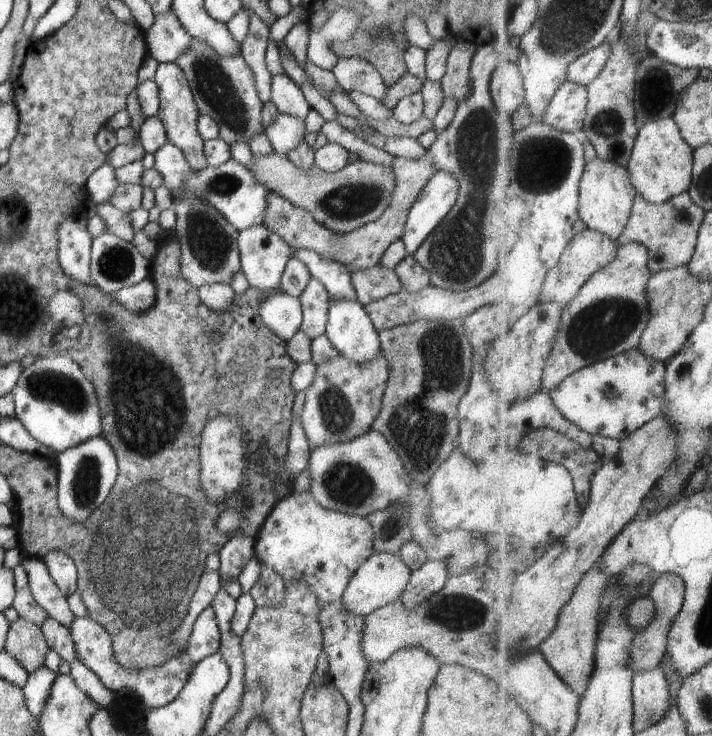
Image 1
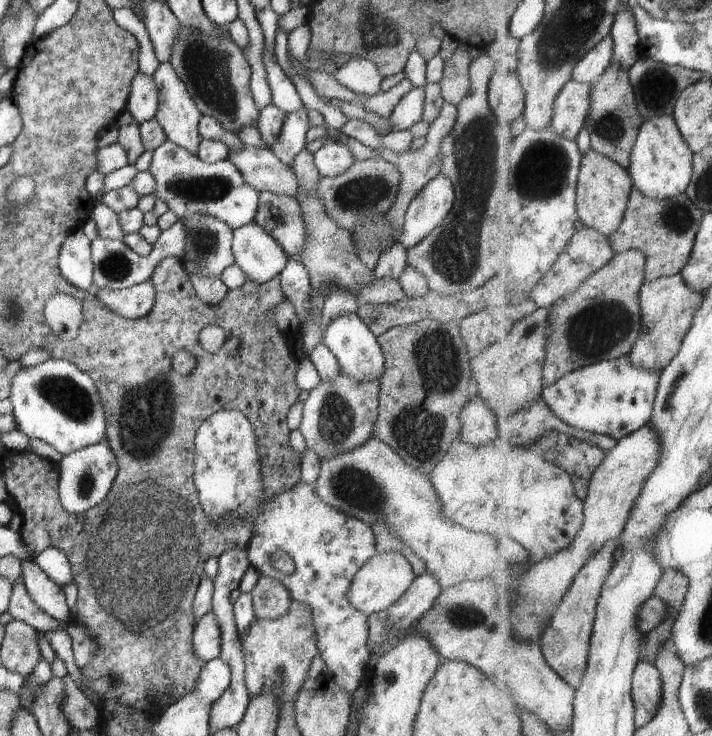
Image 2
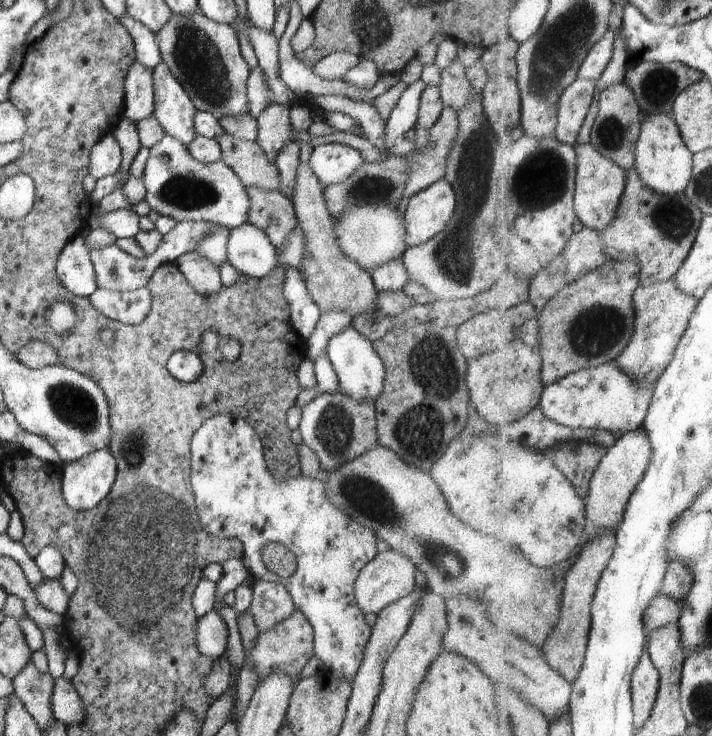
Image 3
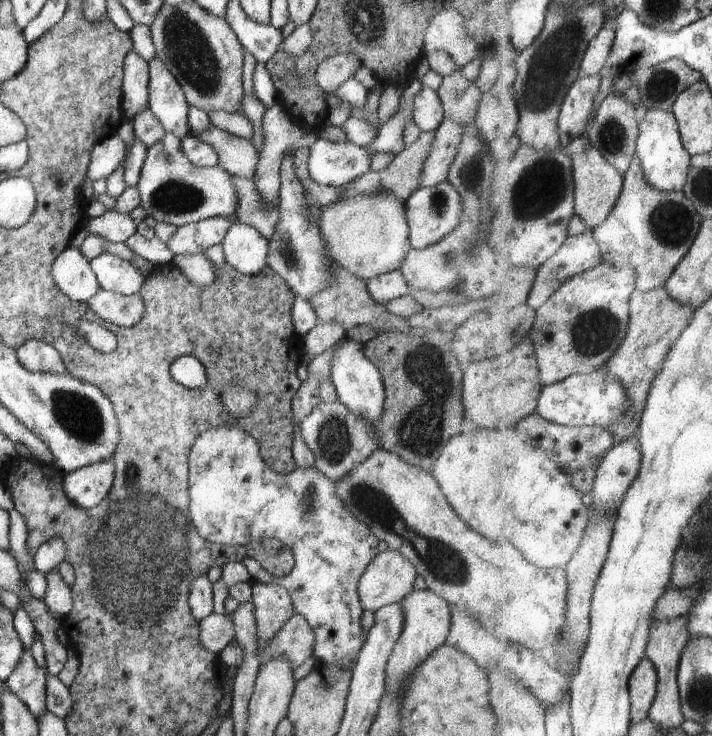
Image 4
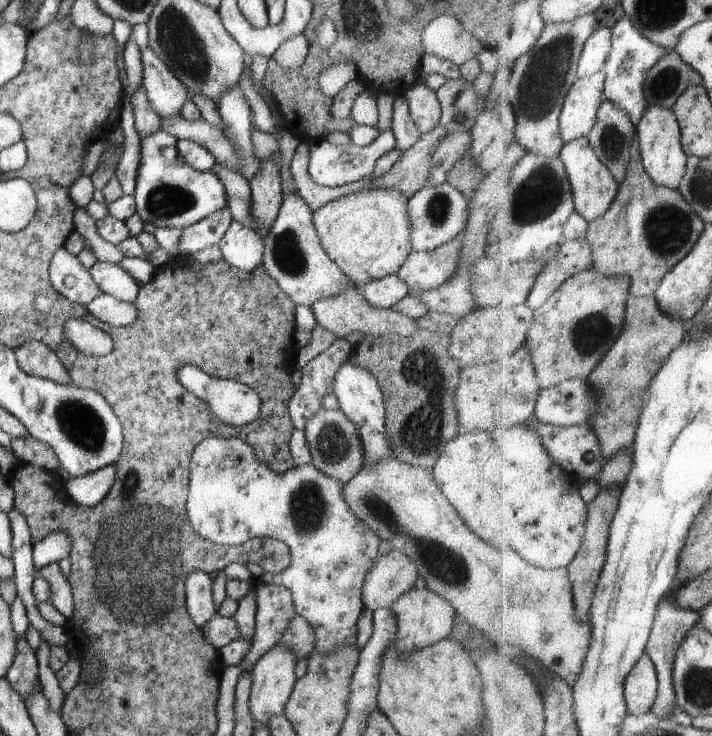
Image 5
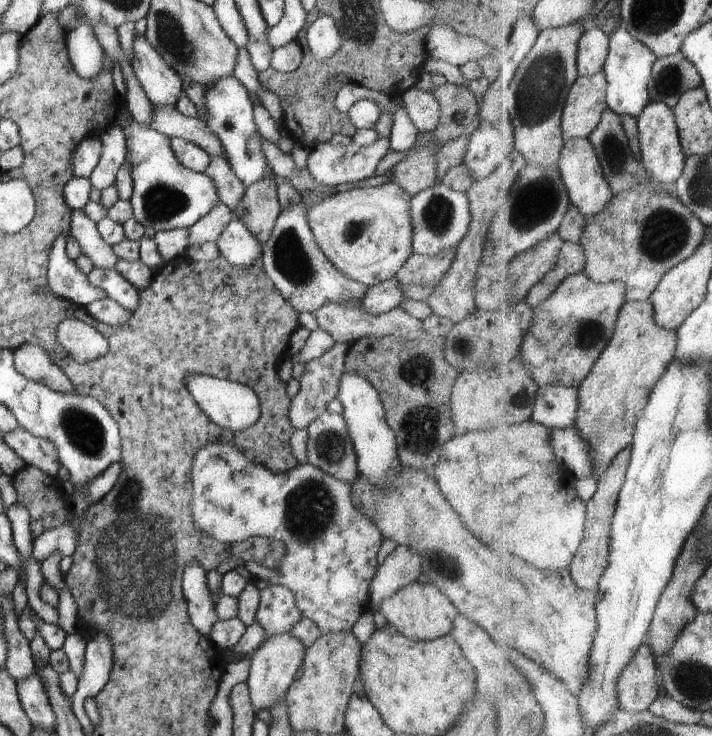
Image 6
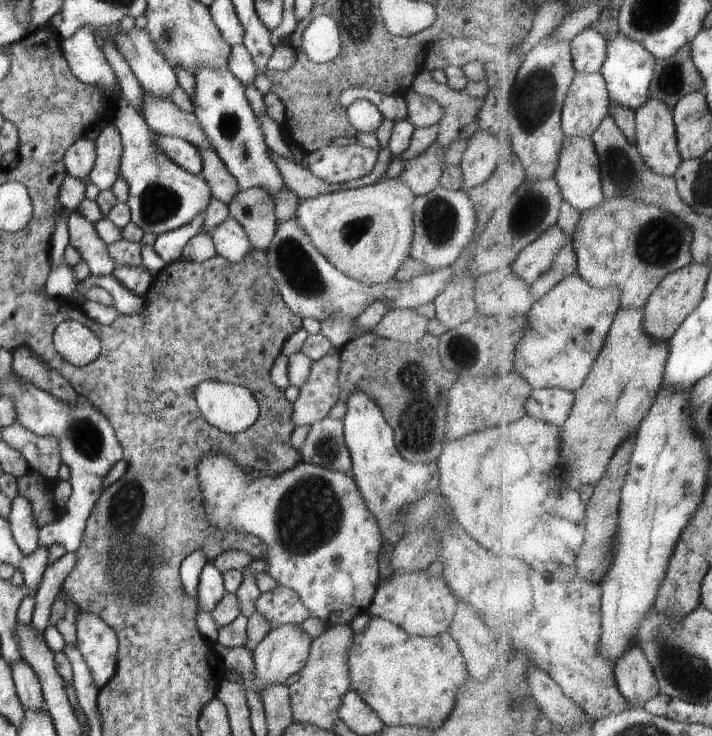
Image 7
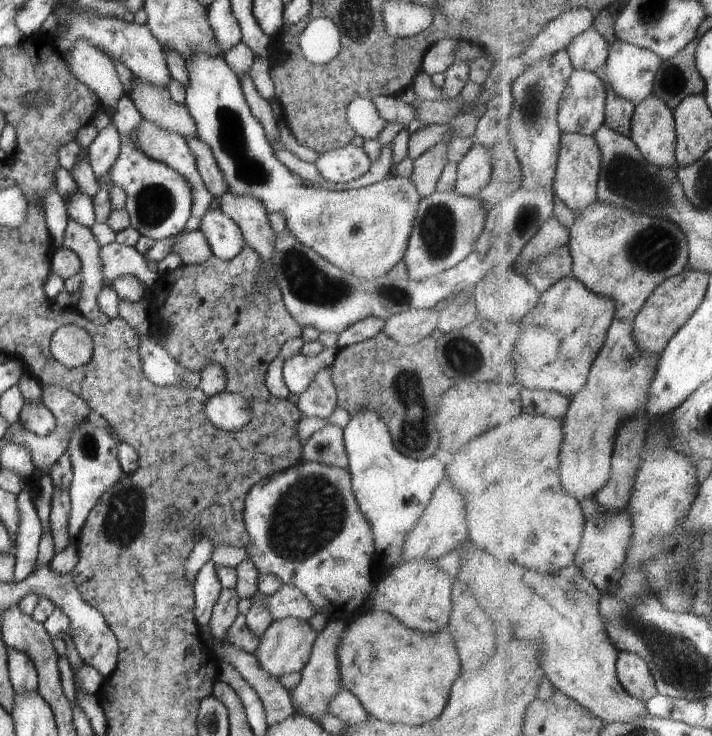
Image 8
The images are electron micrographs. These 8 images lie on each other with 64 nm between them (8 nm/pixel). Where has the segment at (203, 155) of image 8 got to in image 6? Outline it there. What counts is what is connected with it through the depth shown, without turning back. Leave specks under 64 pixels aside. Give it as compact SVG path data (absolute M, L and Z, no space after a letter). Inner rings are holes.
M210 156L210 164L204 170L204 174L210 180L214 180L218 200L228 206L235 214L247 186L240 182L240 178L236 178L236 174L230 168L228 161L222 156Z

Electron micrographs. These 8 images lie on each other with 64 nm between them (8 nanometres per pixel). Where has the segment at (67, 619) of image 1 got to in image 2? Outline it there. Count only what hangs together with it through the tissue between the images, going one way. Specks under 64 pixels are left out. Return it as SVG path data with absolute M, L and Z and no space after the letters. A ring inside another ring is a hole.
M26 562L21 564L24 584L30 598L44 611L48 616L58 619L64 625L71 621L71 610L66 604L66 596L63 587L58 586L45 572L36 566L35 562Z

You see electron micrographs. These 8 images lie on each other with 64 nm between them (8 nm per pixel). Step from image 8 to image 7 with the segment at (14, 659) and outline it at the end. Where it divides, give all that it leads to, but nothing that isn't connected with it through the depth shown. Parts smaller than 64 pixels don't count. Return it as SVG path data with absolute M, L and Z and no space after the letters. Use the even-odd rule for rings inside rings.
M22 658L14 666L10 666L14 688L20 704L24 710L34 710L34 712L44 712L46 714L46 702L42 698L40 681L32 666Z

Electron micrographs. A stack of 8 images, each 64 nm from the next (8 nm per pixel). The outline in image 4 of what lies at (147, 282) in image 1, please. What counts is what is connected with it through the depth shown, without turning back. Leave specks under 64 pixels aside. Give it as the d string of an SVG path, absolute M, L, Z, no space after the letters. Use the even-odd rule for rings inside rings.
M101 289L87 303L98 318L116 326L134 326L144 316L142 292L134 296L120 296Z

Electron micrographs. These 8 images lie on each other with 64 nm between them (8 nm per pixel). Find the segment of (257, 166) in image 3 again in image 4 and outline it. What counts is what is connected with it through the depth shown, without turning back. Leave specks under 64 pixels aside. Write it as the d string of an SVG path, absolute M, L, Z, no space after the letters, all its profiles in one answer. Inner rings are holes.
M210 126L202 134L196 134L194 130L190 130L190 136L195 136L198 140L212 145L218 155L218 165L224 168L224 172L246 178L254 183L260 154L256 154L258 150L250 144L250 140L238 138L216 126Z

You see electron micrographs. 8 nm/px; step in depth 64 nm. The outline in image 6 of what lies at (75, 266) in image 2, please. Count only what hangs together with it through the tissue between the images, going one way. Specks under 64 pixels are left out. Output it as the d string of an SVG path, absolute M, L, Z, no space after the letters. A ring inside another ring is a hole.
M69 232L56 236L50 250L47 268L48 288L60 298L85 307L96 300L104 300L107 294L97 286L92 286L87 274L82 274L75 260L70 260L66 254L65 244Z

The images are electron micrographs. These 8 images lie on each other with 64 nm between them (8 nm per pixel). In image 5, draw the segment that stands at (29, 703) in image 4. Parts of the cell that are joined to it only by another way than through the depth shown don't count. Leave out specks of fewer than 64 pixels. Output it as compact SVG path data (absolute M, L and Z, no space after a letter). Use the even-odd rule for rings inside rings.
M16 636L16 658L12 660L12 666L8 668L5 677L21 697L30 696L41 688L38 680L38 661L26 639Z

